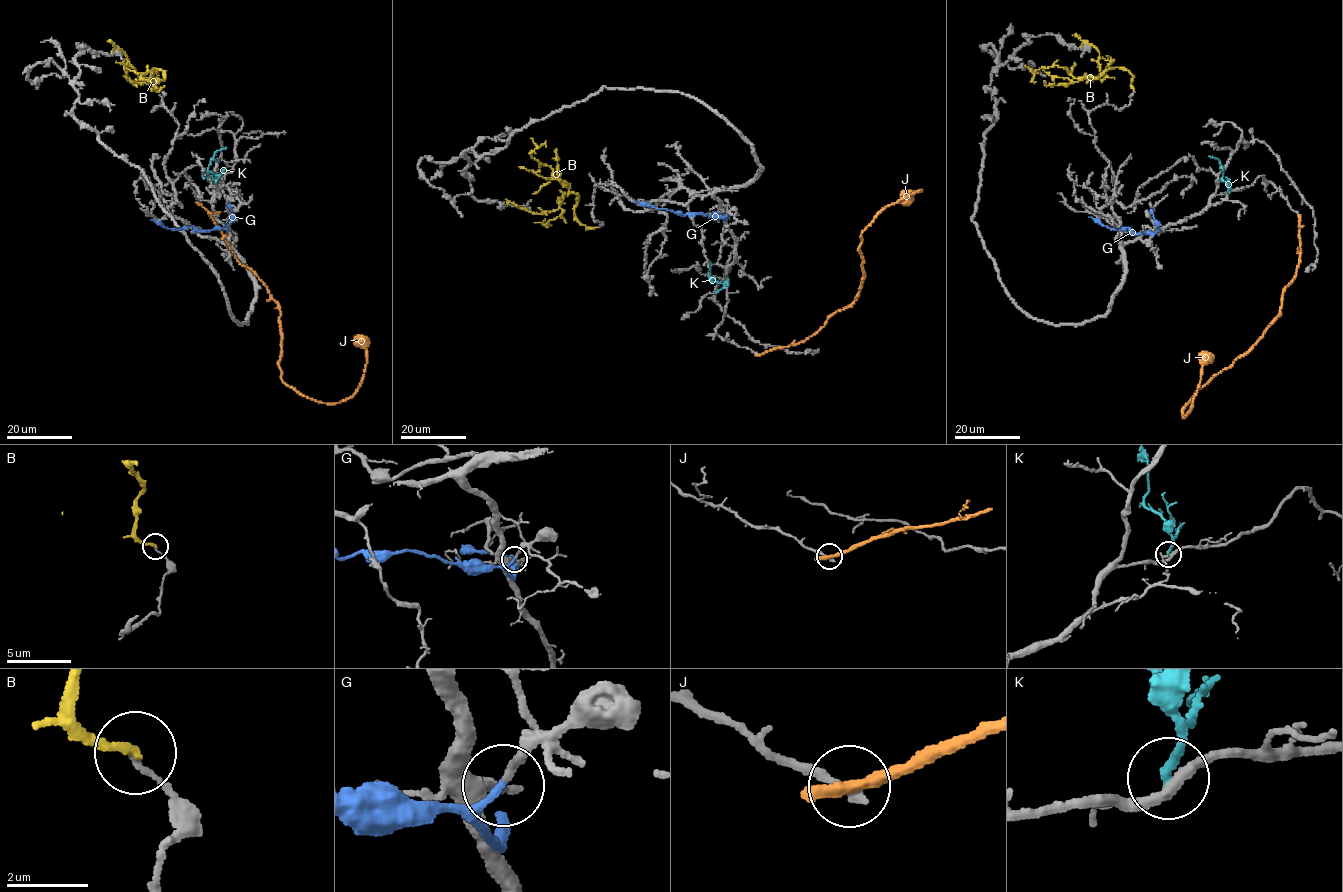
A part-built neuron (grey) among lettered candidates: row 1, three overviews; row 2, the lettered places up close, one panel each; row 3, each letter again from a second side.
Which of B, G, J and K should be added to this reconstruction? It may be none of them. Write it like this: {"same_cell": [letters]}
{"same_cell": []}

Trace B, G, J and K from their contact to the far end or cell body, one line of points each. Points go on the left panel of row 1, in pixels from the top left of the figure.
B: (160, 89), (155, 86), (154, 68), (163, 71), (163, 79), (153, 82), (153, 70), (142, 77), (154, 89)
G: (228, 230), (196, 231), (190, 225), (173, 229), (150, 219)
J: (200, 204), (236, 260), (278, 304), (282, 381), (318, 402), (348, 399), (366, 364), (357, 336)
K: (214, 183), (217, 177), (207, 170), (210, 158), (216, 151), (226, 147)

